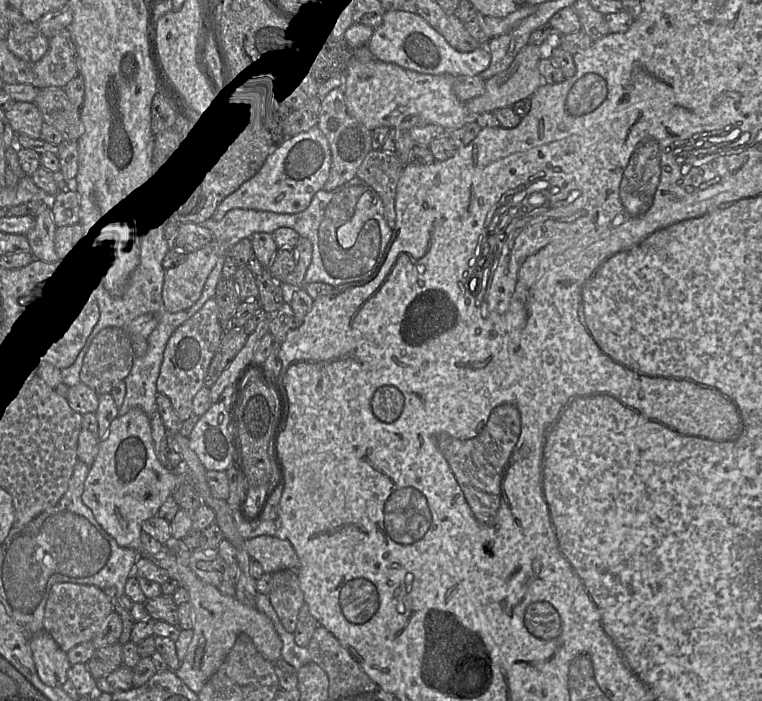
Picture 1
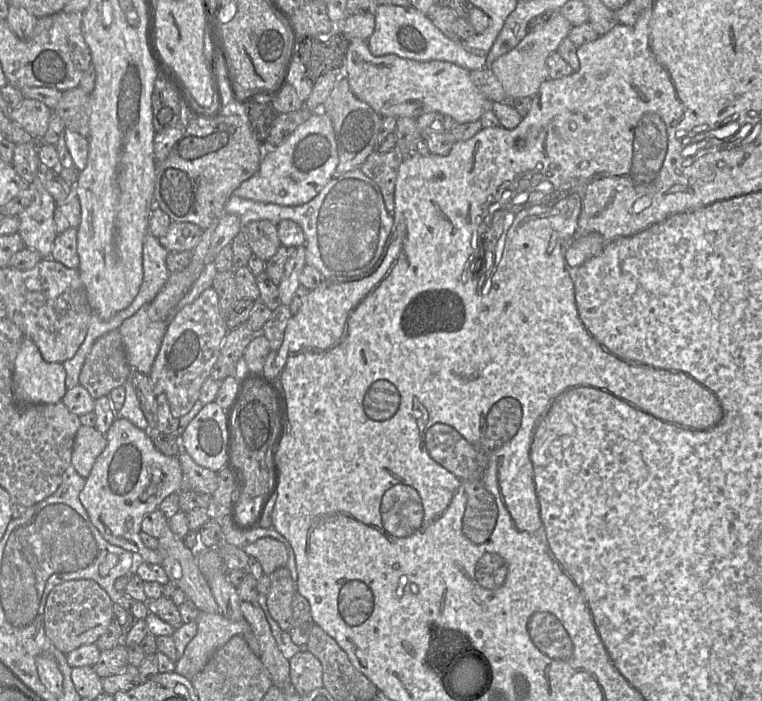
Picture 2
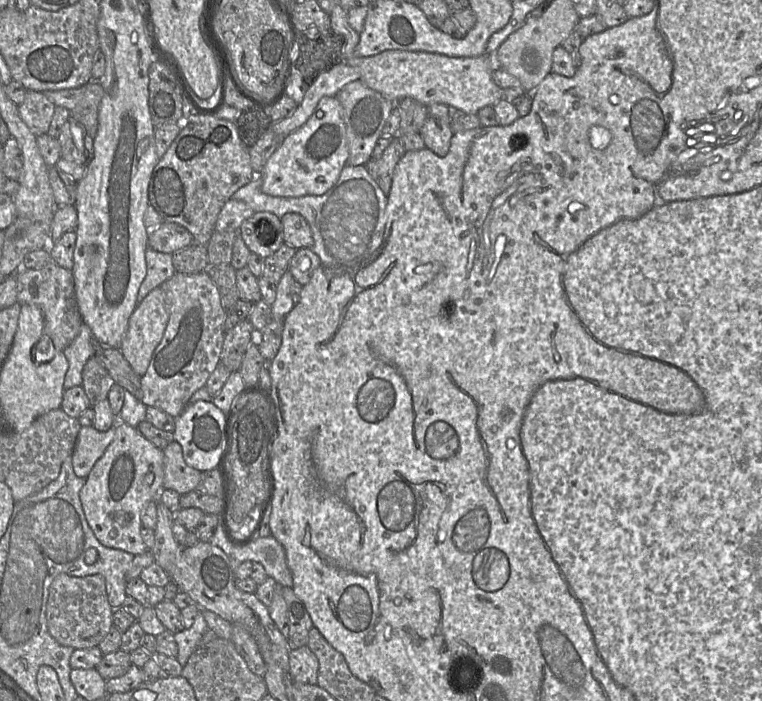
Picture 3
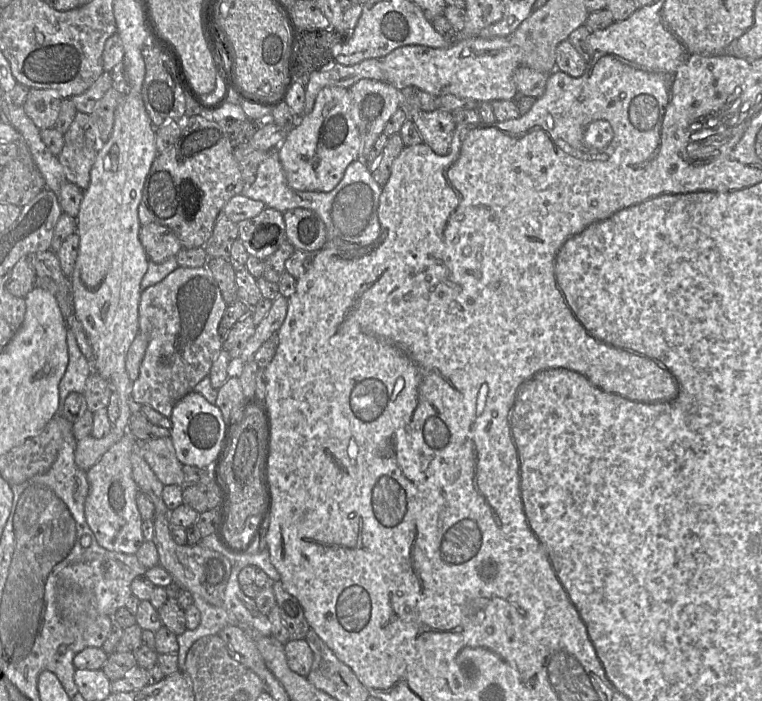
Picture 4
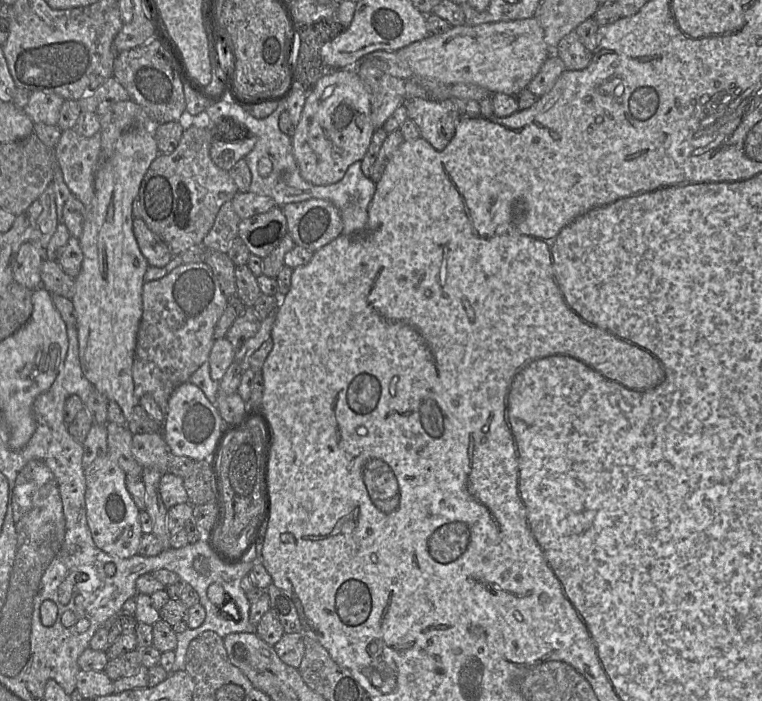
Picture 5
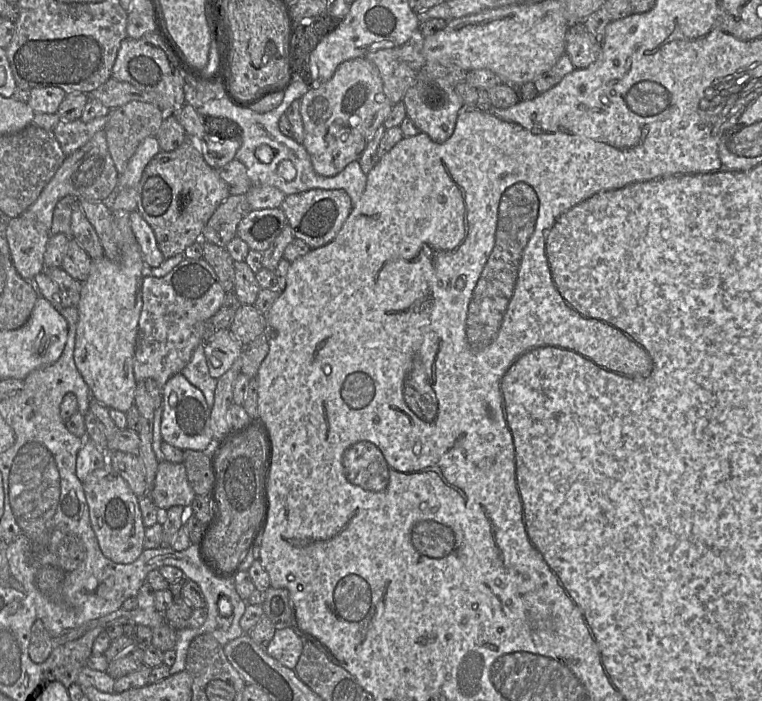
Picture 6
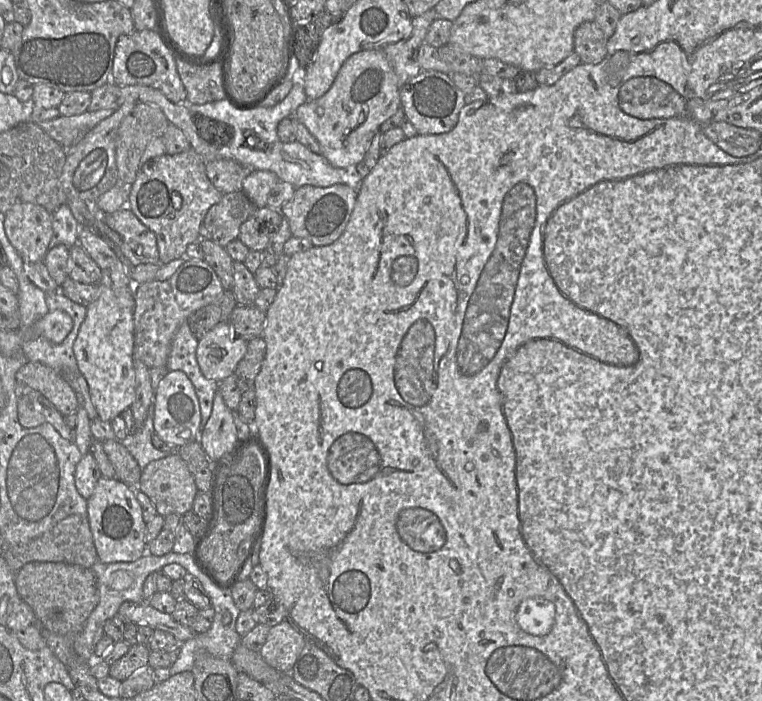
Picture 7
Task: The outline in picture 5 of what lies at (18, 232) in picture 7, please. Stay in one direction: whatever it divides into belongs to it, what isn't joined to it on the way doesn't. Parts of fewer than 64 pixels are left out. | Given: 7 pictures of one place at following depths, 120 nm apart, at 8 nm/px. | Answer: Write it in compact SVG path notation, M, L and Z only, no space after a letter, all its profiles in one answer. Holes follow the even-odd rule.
M33 242L23 243L14 260L14 280L31 291L41 287L41 265L44 260L44 248Z

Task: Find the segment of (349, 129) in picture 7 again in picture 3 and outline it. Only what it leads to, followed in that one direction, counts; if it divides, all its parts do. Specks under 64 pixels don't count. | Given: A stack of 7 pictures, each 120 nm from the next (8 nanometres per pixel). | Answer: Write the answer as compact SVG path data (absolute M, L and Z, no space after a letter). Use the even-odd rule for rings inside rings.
M325 96L307 122L286 136L268 159L261 172L261 190L273 197L323 195L337 182L348 158L343 107L335 96Z

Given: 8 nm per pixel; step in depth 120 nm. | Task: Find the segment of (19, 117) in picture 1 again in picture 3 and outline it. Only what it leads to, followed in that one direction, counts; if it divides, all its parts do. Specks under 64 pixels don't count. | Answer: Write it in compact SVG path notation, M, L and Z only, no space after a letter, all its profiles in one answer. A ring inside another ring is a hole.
M27 91L18 112L30 131L39 136L48 132L55 108L56 105L43 92Z

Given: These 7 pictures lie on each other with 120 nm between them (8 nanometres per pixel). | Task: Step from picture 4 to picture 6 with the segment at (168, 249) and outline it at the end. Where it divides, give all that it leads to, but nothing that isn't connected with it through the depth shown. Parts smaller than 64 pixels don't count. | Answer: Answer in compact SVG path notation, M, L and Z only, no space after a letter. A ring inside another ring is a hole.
M137 211L129 213L129 221L146 266L148 268L160 266L165 258L158 247L152 228Z

